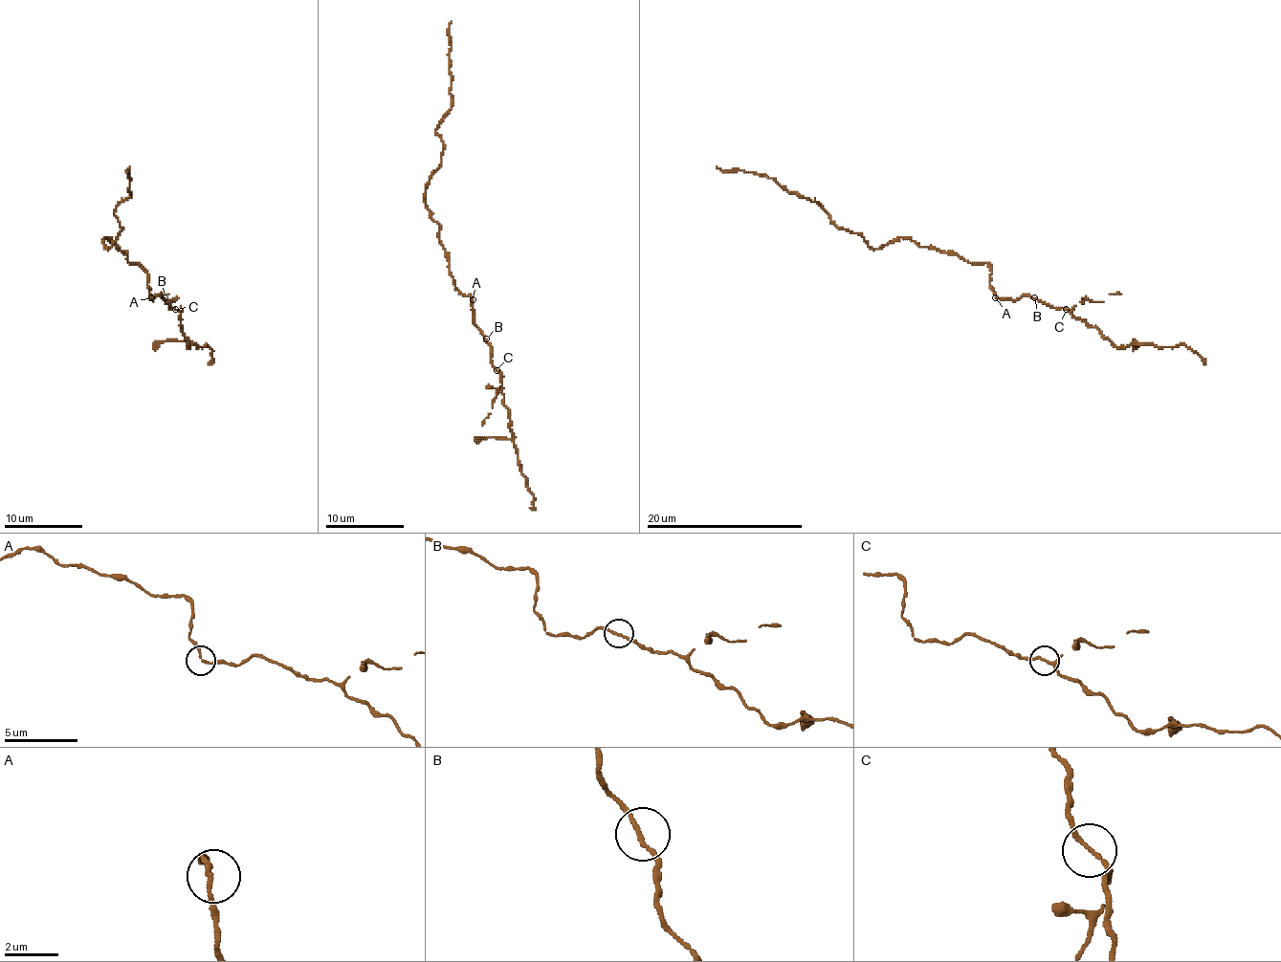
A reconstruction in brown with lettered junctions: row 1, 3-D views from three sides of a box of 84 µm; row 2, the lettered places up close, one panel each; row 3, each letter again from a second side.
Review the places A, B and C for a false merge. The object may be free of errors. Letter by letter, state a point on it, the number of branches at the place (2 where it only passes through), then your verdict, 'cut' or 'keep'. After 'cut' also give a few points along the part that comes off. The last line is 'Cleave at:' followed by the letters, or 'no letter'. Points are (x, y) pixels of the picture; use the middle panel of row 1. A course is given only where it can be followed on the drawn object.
A: (473, 299) | 2 | keep
B: (486, 338) | 2 | keep
C: (496, 370) | 3 | keep
Cleave at: no letter

